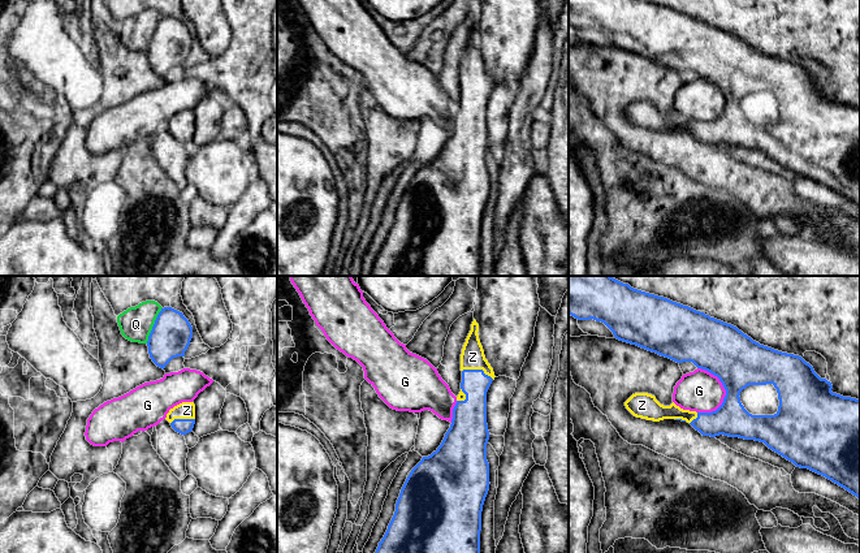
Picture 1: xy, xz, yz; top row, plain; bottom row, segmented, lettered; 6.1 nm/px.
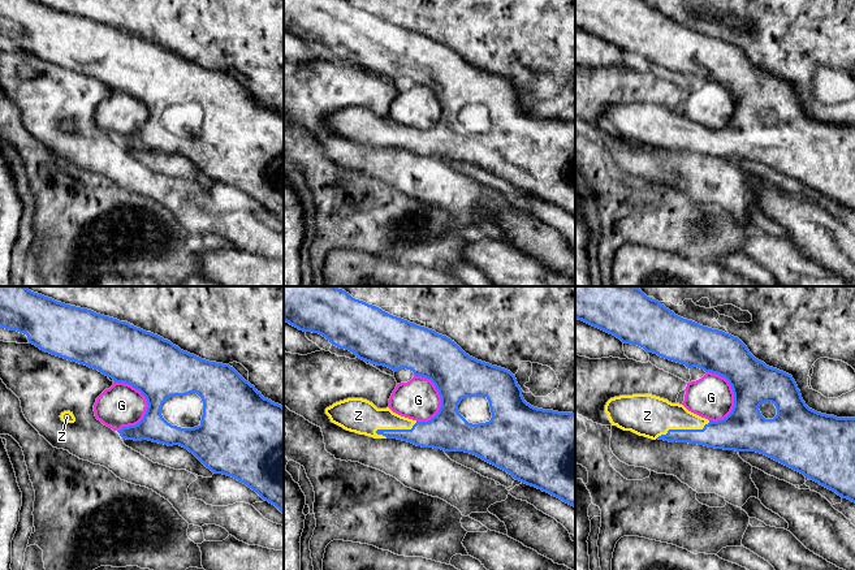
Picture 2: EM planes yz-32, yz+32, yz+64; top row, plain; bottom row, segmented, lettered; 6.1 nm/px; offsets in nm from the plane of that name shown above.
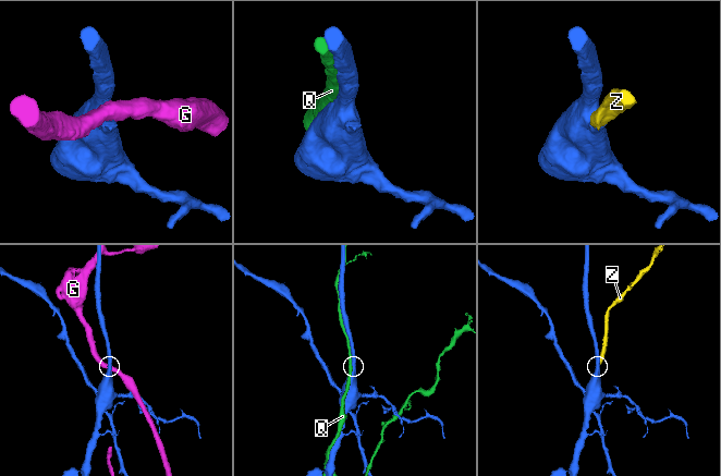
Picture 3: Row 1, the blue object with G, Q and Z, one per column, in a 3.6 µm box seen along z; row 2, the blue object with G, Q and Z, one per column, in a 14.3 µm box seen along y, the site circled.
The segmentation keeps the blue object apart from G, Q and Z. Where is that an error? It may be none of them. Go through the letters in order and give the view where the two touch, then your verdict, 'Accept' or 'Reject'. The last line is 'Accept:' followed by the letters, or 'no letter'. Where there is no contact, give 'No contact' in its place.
G: Touches blue in yz. Reject
Q: Touches blue in xy. Reject
Z: Touches blue in xz. Accept
Accept: Z

